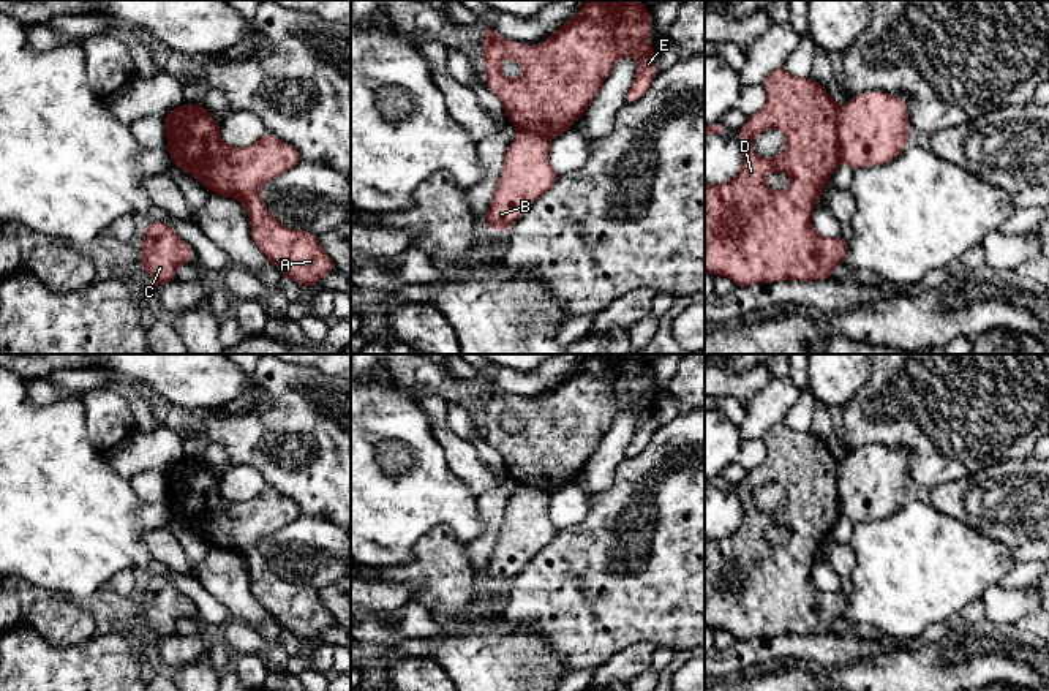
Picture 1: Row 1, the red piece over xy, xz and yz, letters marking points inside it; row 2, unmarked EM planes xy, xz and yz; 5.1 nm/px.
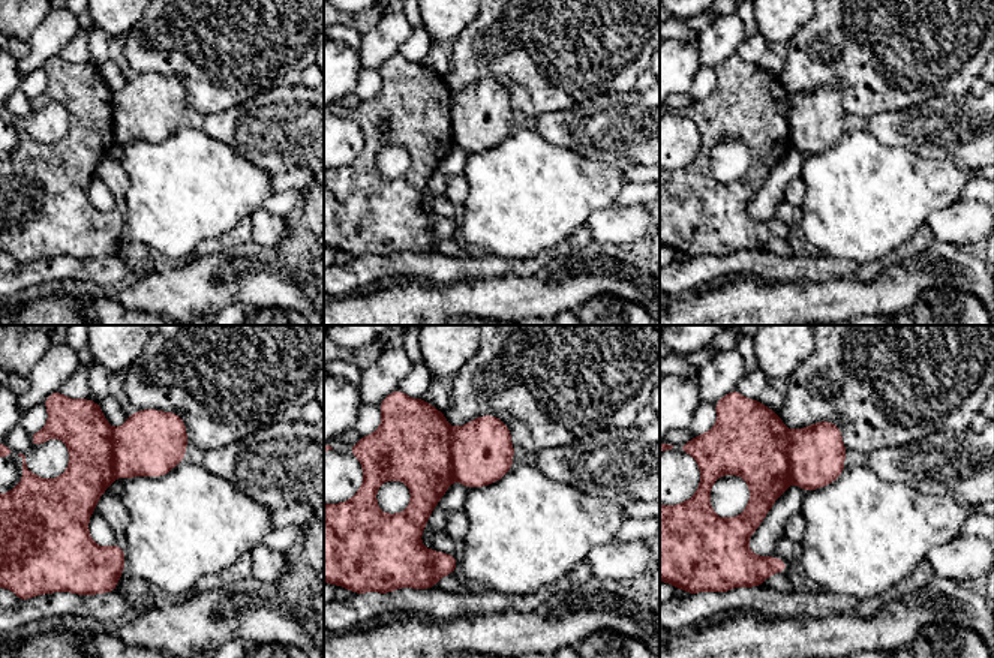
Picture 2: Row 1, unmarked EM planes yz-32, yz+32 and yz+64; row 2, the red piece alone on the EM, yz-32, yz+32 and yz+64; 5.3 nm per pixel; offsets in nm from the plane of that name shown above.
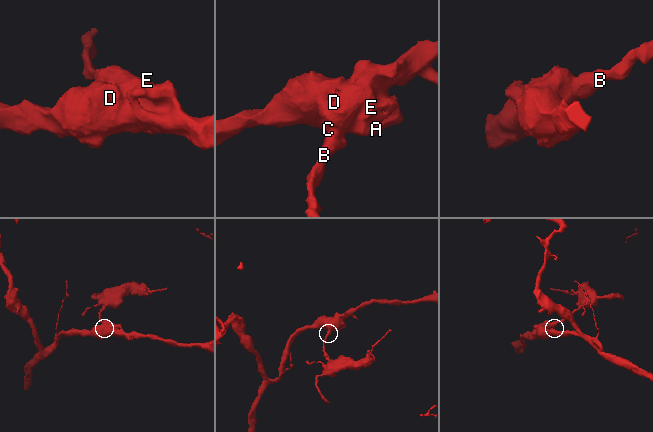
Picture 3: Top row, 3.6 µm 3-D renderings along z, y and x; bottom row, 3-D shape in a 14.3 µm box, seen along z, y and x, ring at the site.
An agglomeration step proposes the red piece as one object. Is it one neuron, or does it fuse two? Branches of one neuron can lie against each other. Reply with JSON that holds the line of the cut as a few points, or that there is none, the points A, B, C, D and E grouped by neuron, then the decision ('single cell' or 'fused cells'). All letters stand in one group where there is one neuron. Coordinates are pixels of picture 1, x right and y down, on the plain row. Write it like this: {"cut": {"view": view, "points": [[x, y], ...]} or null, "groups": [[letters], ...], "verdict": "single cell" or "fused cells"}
{"cut": {"view": "yz", "points": [[838, 462], [838, 511], [841, 514]]}, "groups": [["A", "C", "D", "E"], ["B"]], "verdict": "fused cells"}

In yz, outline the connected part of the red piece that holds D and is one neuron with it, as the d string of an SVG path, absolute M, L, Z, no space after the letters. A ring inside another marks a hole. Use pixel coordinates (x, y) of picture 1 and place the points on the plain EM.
M784 422L774 424L761 440L766 444L766 460L747 471L744 482L738 485L743 511L739 527L727 538L705 539L705 626L714 631L725 629L736 640L776 637L784 632L798 636L829 634L833 623L847 617L848 598L842 590L820 590L812 580L810 568L840 515L839 462L828 449L826 441L810 432L795 432ZM766 482L779 482L785 489L787 503L774 514L765 514L752 503L752 493ZM771 525L784 525L790 531L790 541L785 546L768 542L766 530Z

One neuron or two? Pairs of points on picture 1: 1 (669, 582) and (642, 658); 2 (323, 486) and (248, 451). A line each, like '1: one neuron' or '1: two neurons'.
1: two neurons
2: one neuron

